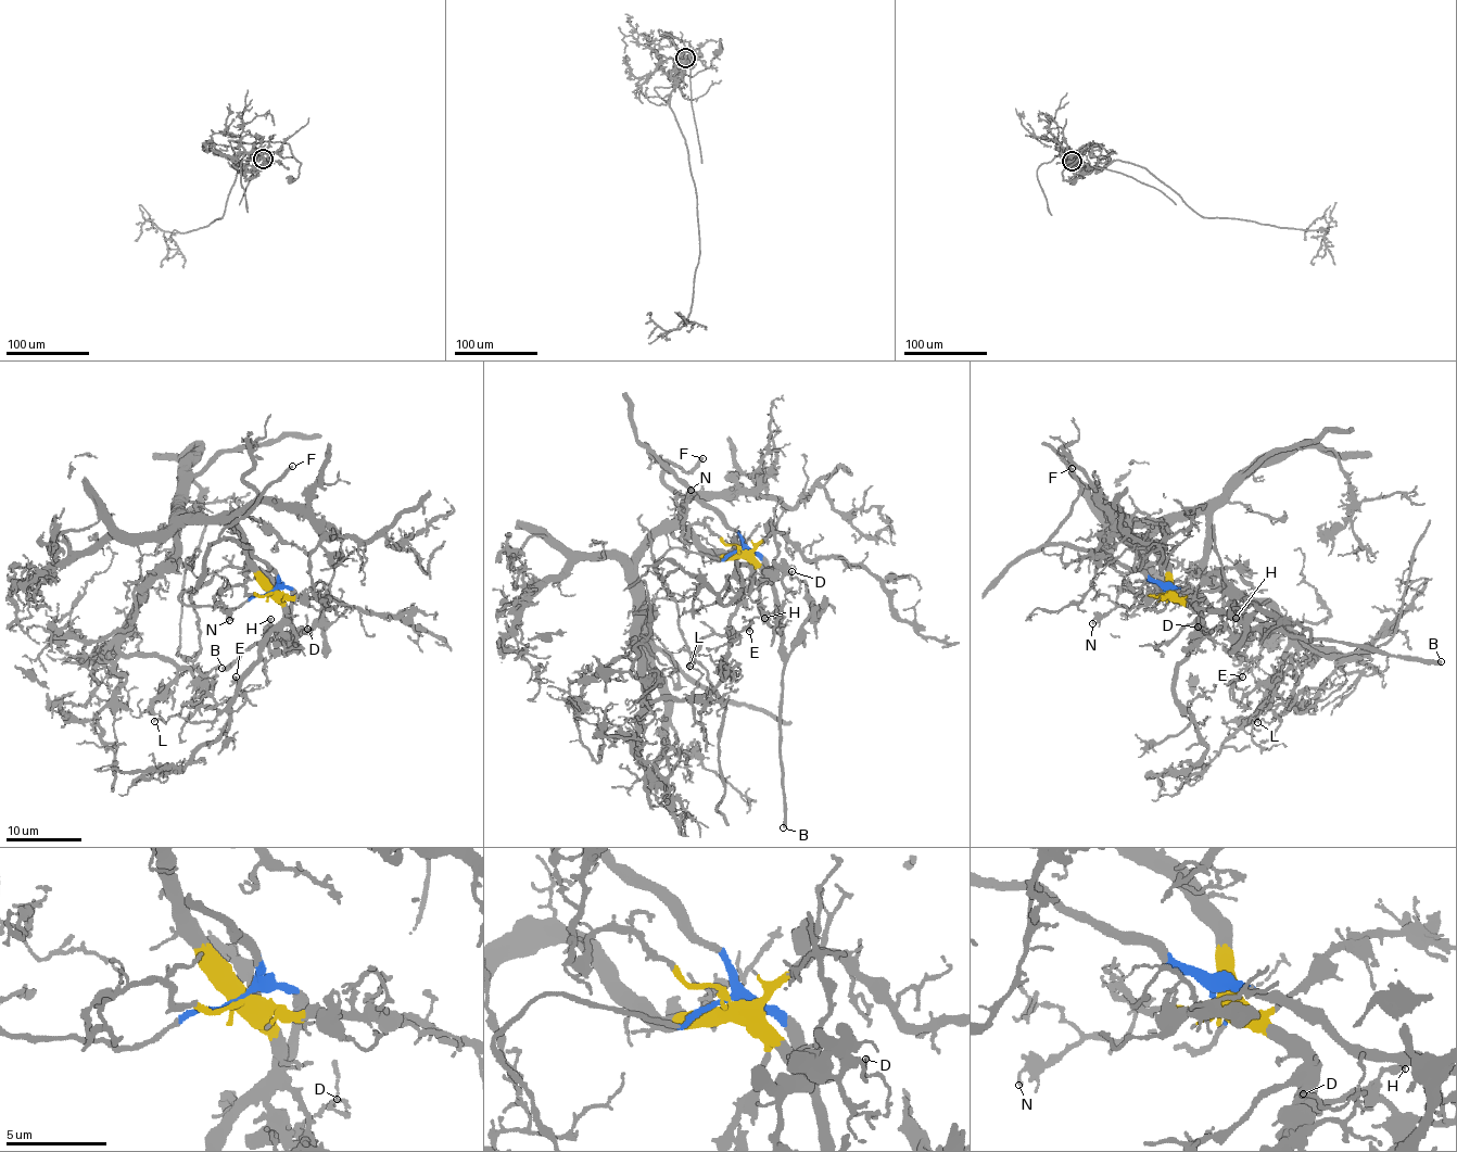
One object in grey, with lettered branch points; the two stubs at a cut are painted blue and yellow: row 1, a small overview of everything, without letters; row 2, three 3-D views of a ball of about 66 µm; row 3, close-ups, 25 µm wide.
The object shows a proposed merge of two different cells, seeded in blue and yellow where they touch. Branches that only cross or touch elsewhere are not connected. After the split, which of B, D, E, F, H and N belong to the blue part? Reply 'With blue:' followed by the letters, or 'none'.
With blue: B, F

